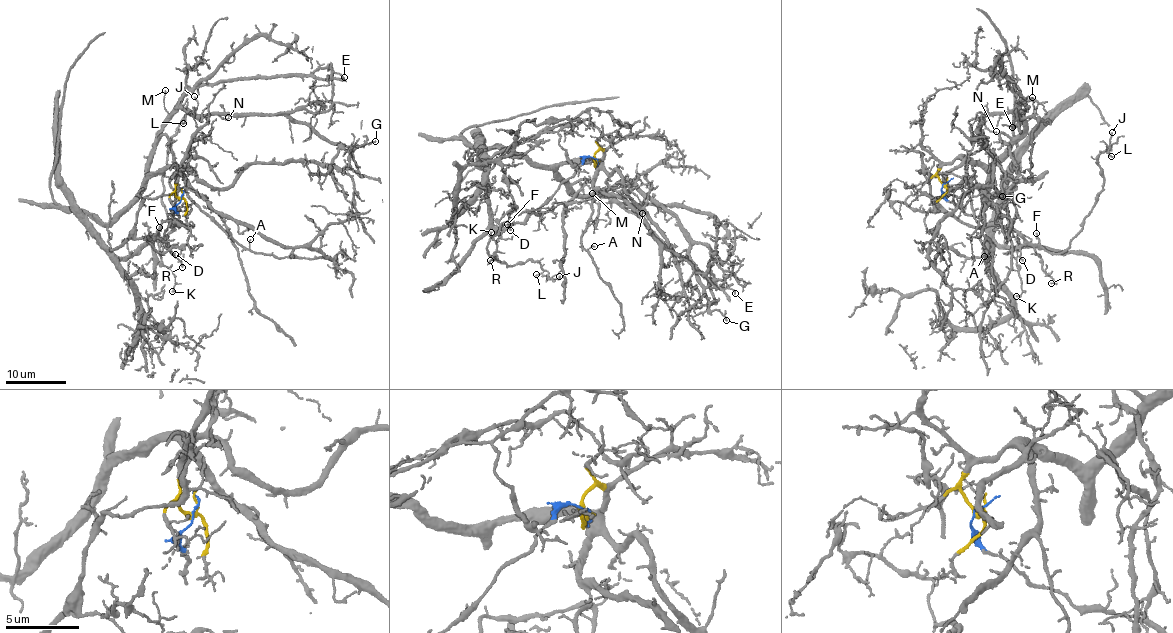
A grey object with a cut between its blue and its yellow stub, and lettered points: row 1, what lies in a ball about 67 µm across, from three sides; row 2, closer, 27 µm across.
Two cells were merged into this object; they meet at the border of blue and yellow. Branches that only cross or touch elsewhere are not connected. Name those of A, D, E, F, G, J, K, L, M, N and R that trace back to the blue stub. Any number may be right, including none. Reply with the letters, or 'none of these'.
D, F, J, K, L, R

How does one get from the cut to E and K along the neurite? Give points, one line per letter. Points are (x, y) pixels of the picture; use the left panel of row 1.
E: (181, 197), (176, 194), (174, 168), (147, 174), (177, 102), (206, 84), (326, 79), (334, 72), (344, 78)
K: (181, 196), (176, 209), (177, 225), (174, 223), (159, 249), (163, 264), (174, 275), (172, 291)

